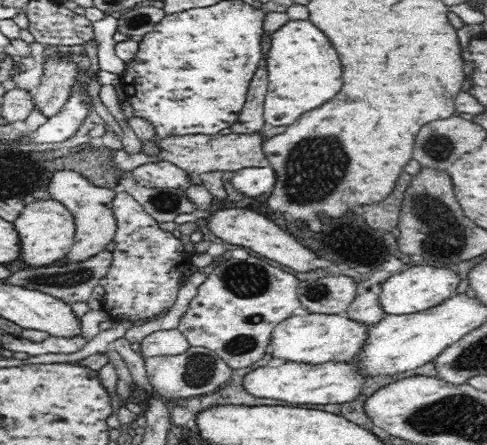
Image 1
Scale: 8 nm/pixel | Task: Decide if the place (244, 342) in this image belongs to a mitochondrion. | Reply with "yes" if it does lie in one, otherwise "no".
yes

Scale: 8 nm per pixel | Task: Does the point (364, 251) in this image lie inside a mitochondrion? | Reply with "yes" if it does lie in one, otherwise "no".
no

